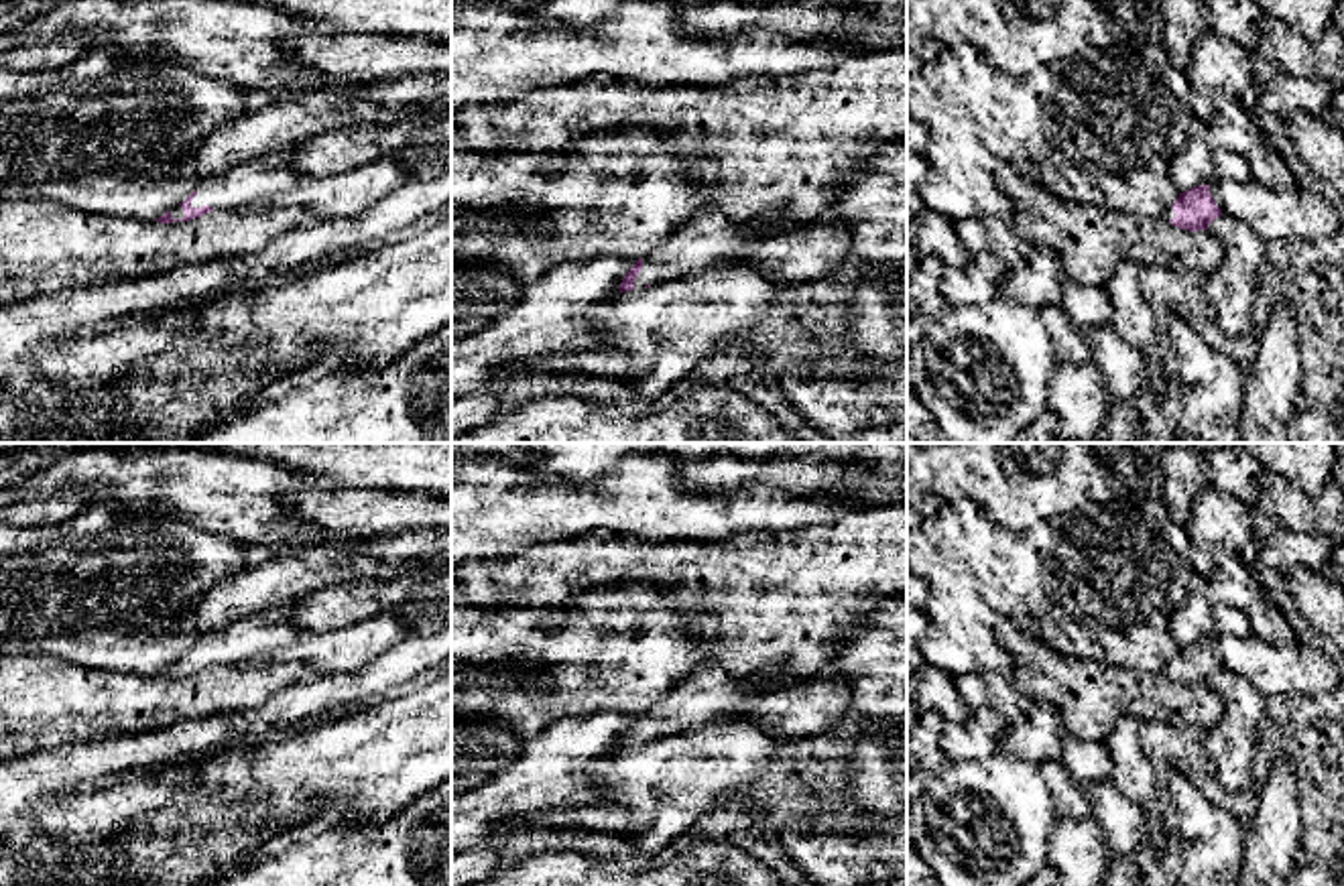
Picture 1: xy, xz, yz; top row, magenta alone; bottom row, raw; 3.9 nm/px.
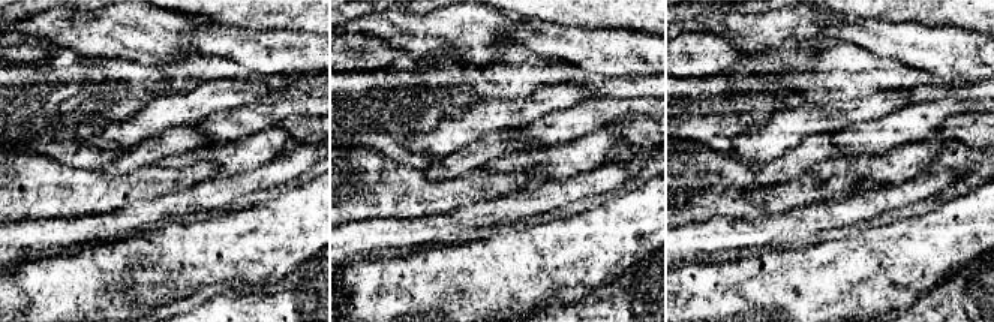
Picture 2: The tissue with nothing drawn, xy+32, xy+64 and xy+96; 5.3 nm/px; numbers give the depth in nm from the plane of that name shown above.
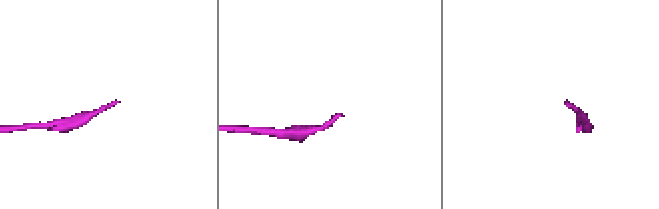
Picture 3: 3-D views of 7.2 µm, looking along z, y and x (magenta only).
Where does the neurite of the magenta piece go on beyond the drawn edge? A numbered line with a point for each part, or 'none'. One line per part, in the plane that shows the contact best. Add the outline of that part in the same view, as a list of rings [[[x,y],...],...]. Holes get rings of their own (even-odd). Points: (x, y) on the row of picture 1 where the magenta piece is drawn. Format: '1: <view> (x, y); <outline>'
1: xy (240, 185); [[[289,152],[250,159],[230,167],[222,175],[205,177],[191,207],[242,209],[254,201],[297,189],[305,179],[291,169]]]

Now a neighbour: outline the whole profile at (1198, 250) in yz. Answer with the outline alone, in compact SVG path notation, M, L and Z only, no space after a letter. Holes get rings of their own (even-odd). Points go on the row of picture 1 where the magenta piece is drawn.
M1004 163L996 169L996 185L1013 199L1013 230L1033 248L1051 248L1067 272L1080 284L1104 287L1118 260L1135 264L1157 264L1167 272L1214 272L1224 256L1222 242L1208 230L1181 230L1167 217L1143 213L1102 211L1053 195L1027 165Z

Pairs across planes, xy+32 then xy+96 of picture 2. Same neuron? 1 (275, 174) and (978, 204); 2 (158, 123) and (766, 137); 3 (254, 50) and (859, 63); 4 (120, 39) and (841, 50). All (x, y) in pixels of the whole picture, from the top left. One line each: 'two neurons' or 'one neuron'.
1: two neurons
2: one neuron
3: two neurons
4: two neurons

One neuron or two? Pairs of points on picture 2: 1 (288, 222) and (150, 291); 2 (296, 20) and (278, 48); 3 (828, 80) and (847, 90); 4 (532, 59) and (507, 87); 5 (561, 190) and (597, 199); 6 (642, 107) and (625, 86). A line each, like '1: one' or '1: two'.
1: one
2: two
3: one
4: one
5: one
6: two

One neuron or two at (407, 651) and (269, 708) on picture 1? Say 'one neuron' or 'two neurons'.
one neuron

